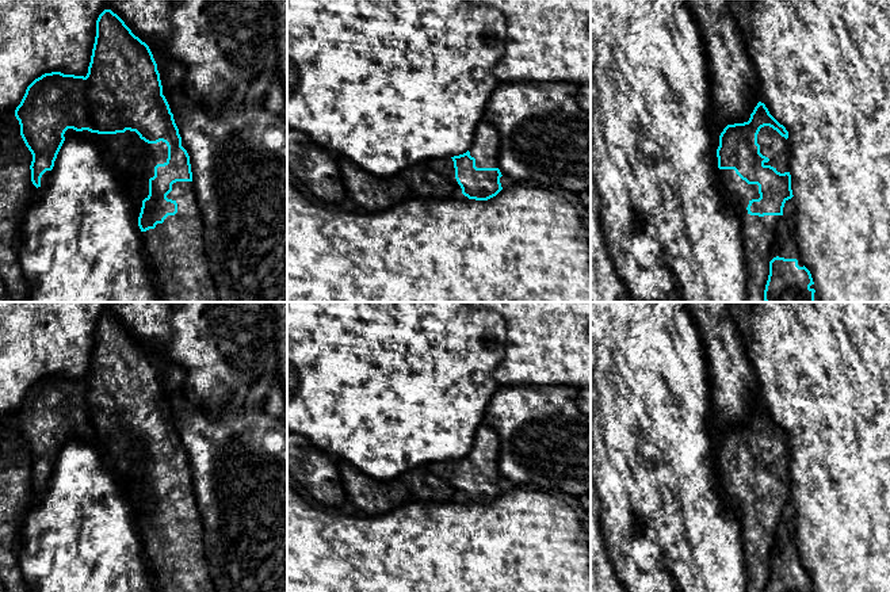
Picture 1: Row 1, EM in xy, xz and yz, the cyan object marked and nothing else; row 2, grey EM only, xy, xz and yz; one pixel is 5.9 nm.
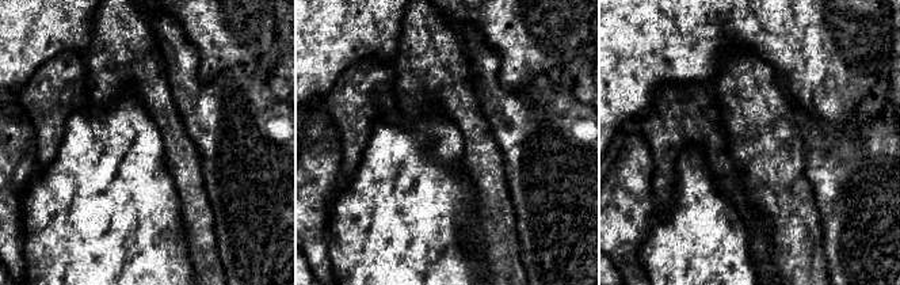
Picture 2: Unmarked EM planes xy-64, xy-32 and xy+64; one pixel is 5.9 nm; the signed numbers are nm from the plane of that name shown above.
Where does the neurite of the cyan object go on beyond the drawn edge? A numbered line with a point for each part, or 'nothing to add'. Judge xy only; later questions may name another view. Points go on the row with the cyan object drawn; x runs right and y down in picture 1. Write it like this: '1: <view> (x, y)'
1: xy (134, 167)

